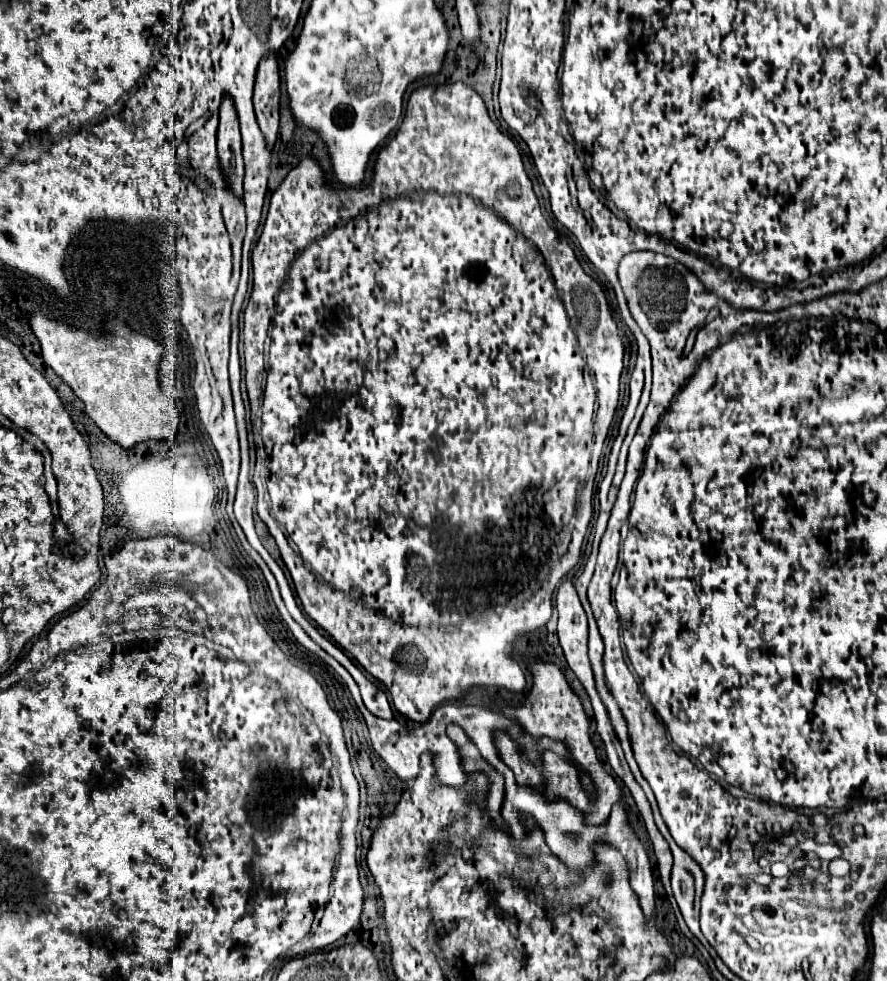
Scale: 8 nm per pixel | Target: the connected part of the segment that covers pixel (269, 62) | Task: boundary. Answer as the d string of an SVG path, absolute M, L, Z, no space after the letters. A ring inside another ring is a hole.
M275 55L261 61L257 69L257 83L253 95L253 107L257 115L259 129L265 135L269 149L275 145L277 129L279 129L279 97L281 97L281 81L277 73Z

